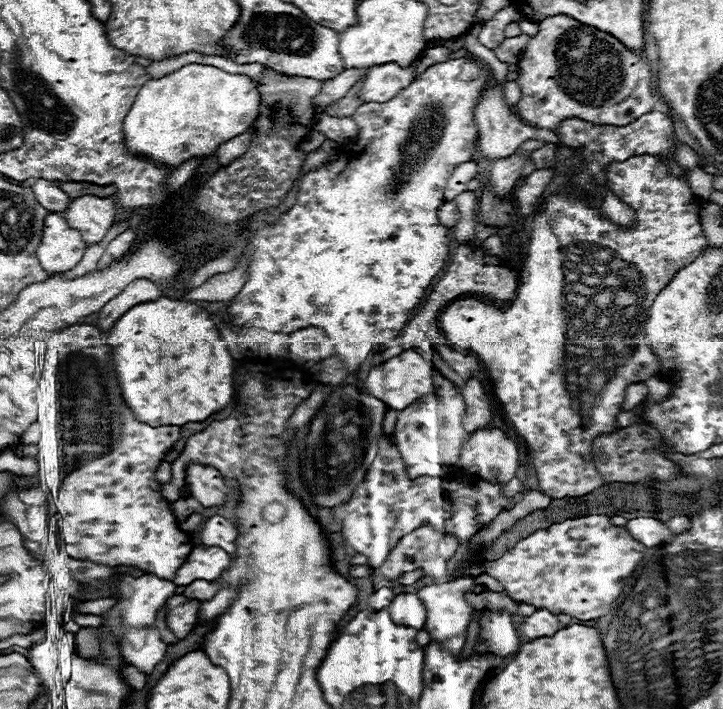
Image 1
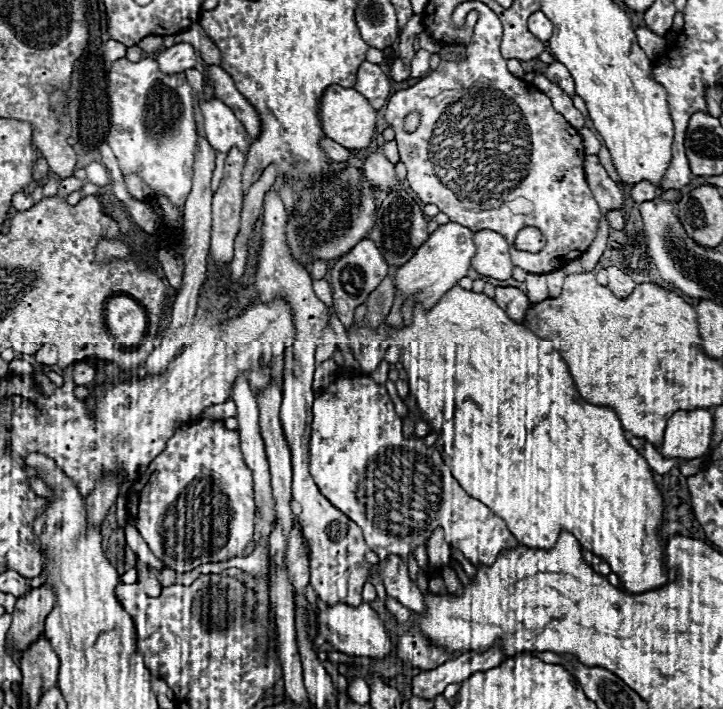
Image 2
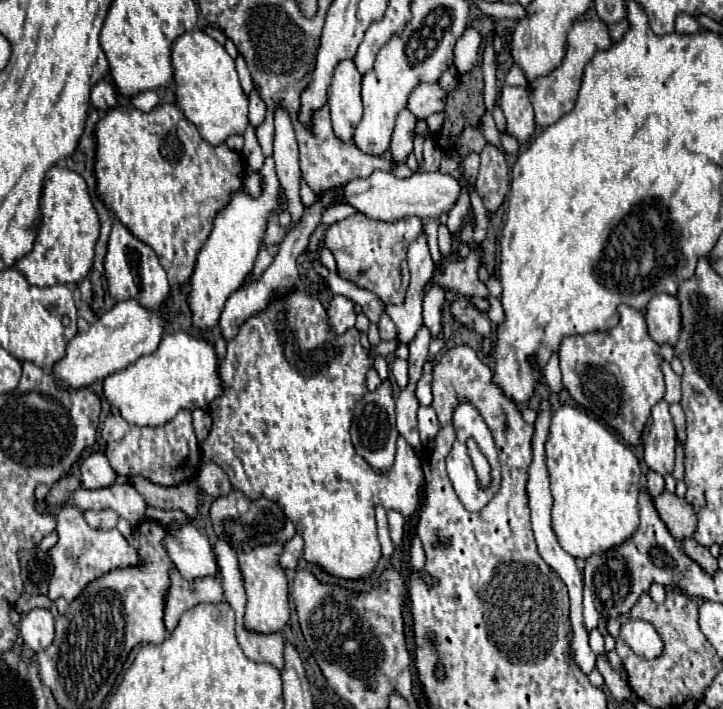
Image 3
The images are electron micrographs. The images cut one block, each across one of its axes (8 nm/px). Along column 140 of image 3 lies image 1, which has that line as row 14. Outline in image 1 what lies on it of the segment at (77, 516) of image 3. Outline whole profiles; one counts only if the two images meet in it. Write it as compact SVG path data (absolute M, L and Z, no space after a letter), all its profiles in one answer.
M558 14L540 22L538 36L530 38L526 50L518 62L518 86L522 98L516 104L516 114L528 126L554 128L562 118L582 118L584 122L610 122L614 126L626 126L634 118L650 112L658 102L652 92L652 70L646 56L626 48L612 34L594 26L586 26L570 16Z

